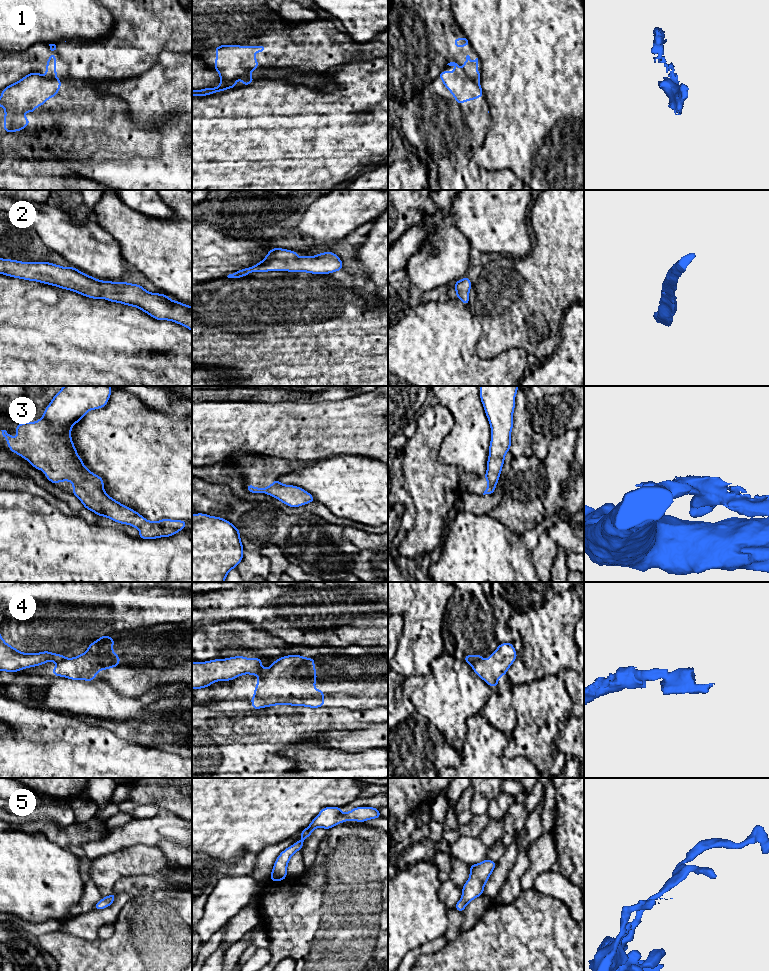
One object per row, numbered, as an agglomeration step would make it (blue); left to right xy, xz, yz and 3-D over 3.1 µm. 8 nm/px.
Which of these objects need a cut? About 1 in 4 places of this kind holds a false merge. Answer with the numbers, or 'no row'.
1, 4

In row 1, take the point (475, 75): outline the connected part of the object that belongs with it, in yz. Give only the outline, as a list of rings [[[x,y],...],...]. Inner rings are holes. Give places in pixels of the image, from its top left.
[[[466,56],[466,61],[463,63],[463,66],[466,67],[466,73],[475,81],[480,79],[480,71],[476,68],[478,67],[478,58],[473,62],[470,61],[470,56]]]

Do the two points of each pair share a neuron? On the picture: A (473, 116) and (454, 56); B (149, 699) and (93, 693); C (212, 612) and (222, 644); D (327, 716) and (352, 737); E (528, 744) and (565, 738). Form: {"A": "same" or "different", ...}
{"A": "different", "B": "same", "C": "different", "D": "different", "E": "different"}

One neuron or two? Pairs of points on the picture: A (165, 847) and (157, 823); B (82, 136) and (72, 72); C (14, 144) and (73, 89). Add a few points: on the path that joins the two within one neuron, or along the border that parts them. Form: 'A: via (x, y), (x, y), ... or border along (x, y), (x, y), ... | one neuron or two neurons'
A: border along (157, 844), (161, 841), (173, 841), (181, 845) | two neurons
B: border along (62, 79), (97, 81) | two neurons
C: via (29, 134), (59, 104) | one neuron

